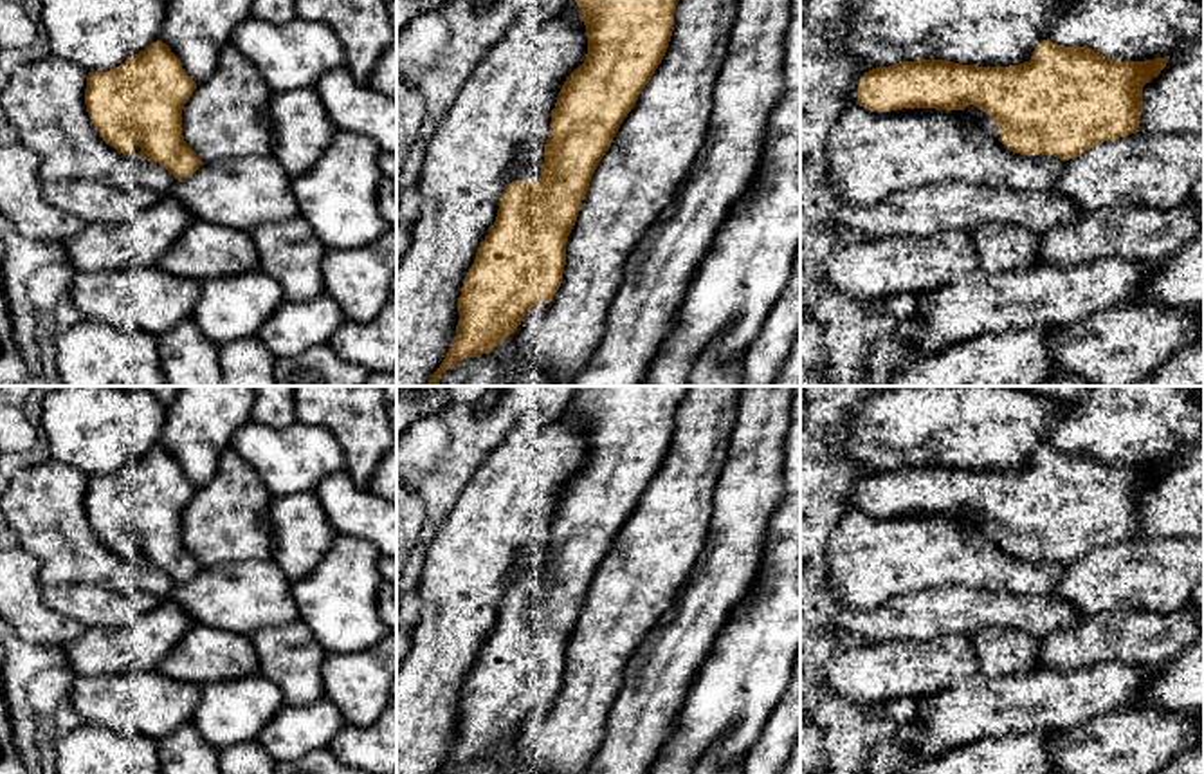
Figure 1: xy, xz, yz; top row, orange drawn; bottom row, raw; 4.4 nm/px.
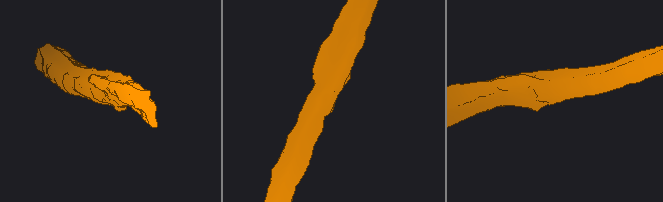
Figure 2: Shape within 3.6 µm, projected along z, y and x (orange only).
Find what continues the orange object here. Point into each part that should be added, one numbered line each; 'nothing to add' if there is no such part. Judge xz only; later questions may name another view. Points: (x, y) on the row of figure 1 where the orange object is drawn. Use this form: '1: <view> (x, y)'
1: xz (530, 174)

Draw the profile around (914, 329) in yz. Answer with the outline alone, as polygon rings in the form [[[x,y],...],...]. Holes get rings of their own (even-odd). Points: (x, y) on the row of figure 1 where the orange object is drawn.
[[[1107,256],[1087,263],[1036,263],[1004,272],[982,267],[926,294],[919,318],[907,327],[919,355],[971,336],[1018,327],[1065,328],[1107,307],[1125,303],[1145,292],[1154,269],[1123,256]]]

